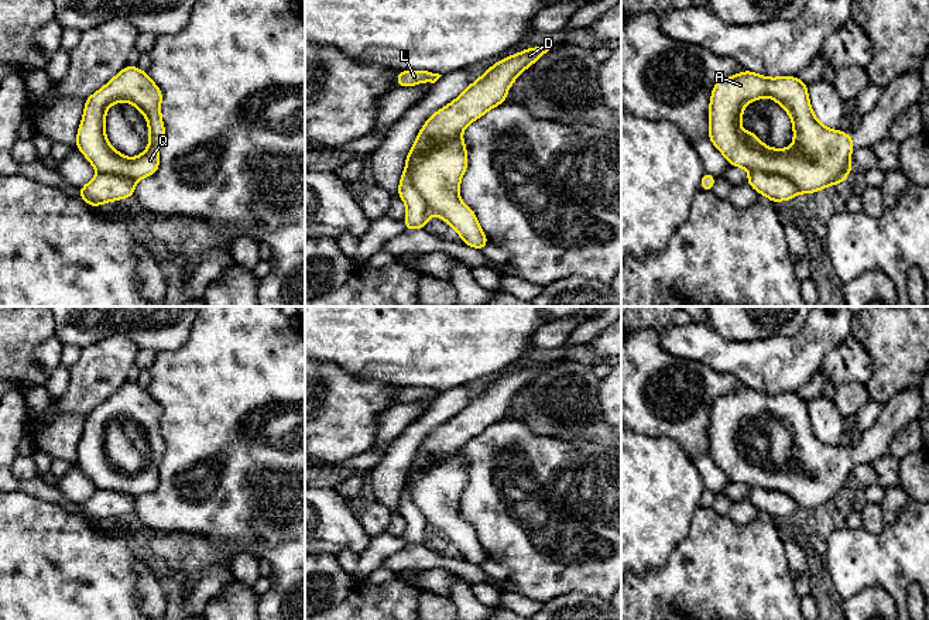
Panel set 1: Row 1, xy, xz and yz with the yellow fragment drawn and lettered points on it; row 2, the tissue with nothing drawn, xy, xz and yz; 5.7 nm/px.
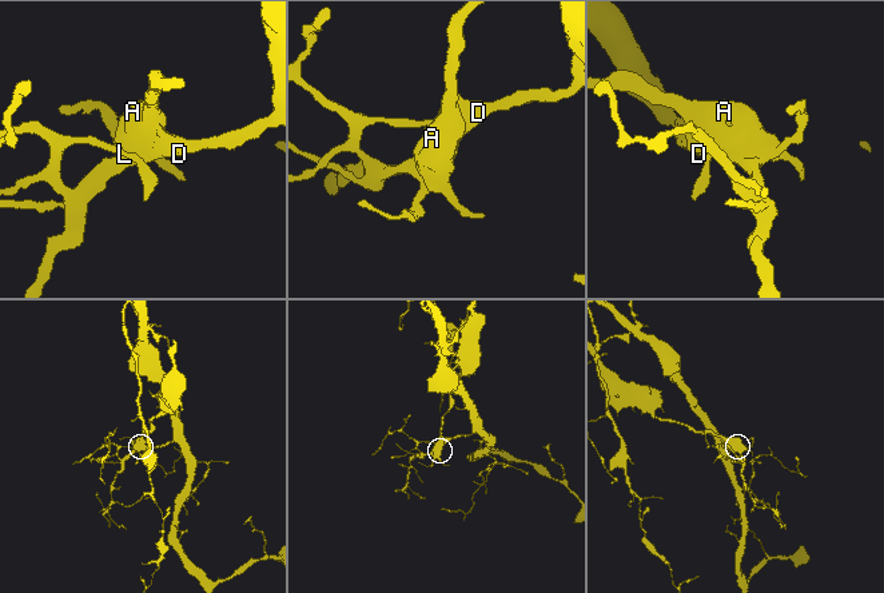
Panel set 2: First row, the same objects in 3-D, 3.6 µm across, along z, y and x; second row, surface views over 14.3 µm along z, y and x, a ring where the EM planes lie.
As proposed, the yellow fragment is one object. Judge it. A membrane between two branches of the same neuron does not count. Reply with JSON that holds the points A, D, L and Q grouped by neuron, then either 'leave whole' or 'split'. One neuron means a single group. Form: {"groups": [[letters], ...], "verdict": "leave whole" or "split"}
{"groups": [["A", "Q"], ["D", "L"]], "verdict": "split"}

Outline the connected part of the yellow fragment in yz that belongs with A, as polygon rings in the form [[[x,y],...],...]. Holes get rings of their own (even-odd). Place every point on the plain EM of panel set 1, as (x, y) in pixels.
[[[743,387],[714,400],[709,421],[709,456],[726,473],[730,482],[788,494],[799,510],[815,510],[833,500],[840,500],[850,482],[854,459],[846,448],[825,443],[813,431],[808,401],[795,393],[767,394]],[[769,412],[781,421],[792,436],[793,460],[788,465],[771,465],[751,446],[740,448],[747,418]]]

